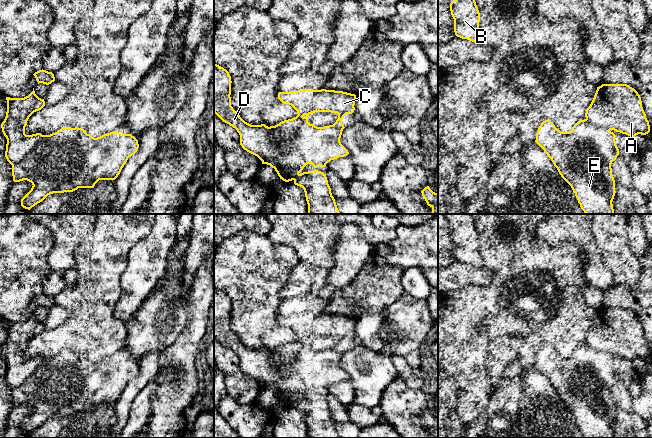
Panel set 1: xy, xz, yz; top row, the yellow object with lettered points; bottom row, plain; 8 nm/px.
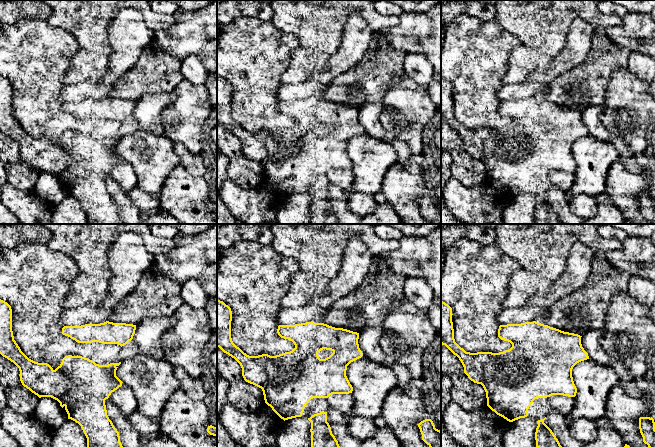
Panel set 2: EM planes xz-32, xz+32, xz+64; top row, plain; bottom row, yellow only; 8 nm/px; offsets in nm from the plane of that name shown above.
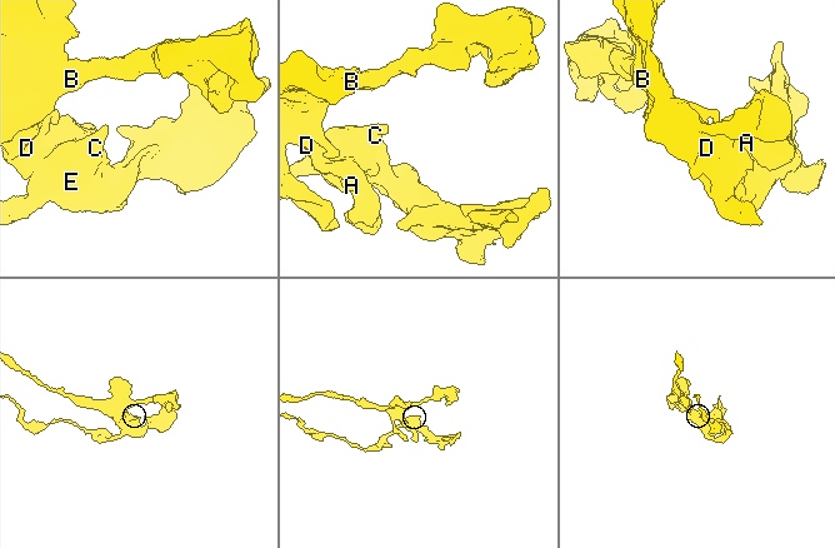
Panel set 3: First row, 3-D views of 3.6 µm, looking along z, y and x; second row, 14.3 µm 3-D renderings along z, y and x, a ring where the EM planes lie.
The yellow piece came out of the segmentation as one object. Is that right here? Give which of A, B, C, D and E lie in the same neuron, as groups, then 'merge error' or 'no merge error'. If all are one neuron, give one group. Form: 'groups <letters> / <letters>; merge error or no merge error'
groups A B D / C E; merge error

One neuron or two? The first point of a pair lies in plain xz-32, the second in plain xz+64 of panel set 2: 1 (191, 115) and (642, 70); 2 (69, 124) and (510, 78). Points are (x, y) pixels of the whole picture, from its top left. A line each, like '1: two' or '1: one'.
1: two
2: two

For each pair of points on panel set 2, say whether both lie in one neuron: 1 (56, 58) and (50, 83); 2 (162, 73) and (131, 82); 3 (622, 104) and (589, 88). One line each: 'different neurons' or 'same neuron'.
1: same neuron
2: same neuron
3: different neurons

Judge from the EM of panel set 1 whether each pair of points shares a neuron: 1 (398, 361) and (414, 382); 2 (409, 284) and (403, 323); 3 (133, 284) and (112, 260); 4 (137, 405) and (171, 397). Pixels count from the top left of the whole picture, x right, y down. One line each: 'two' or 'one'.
1: one
2: two
3: two
4: two

